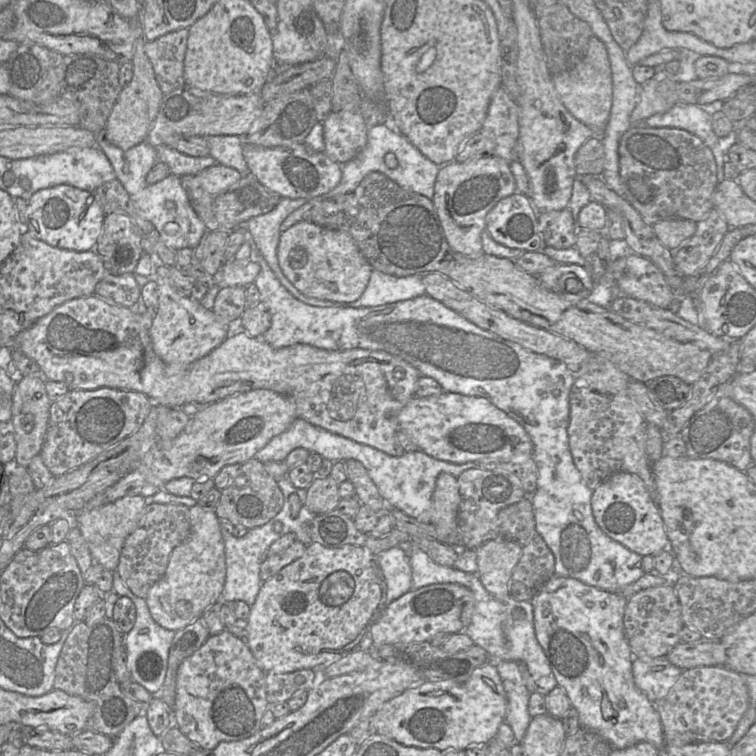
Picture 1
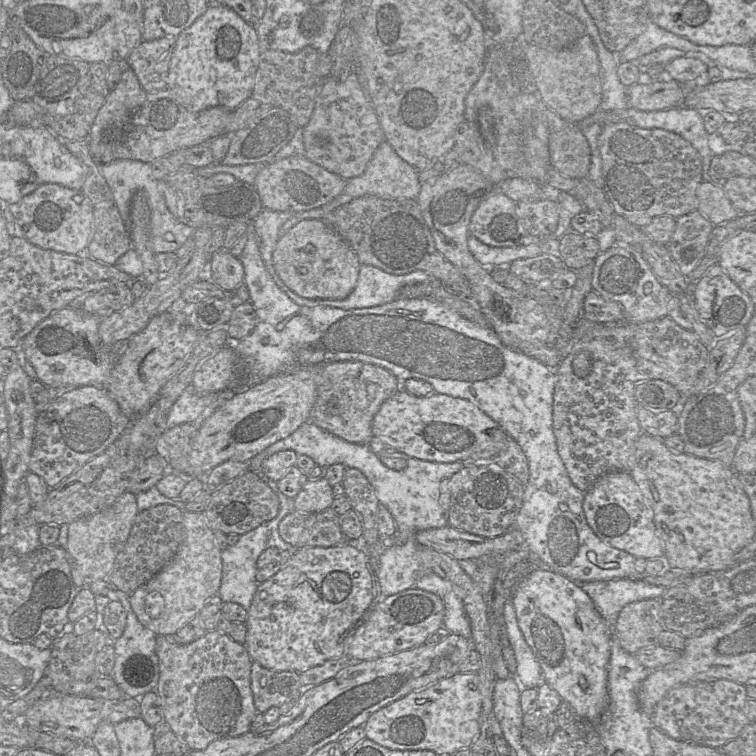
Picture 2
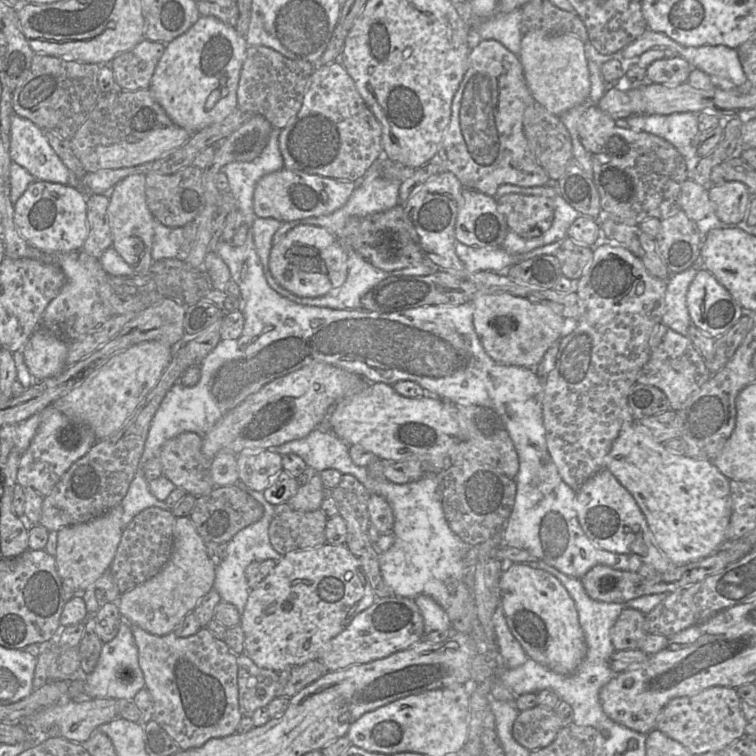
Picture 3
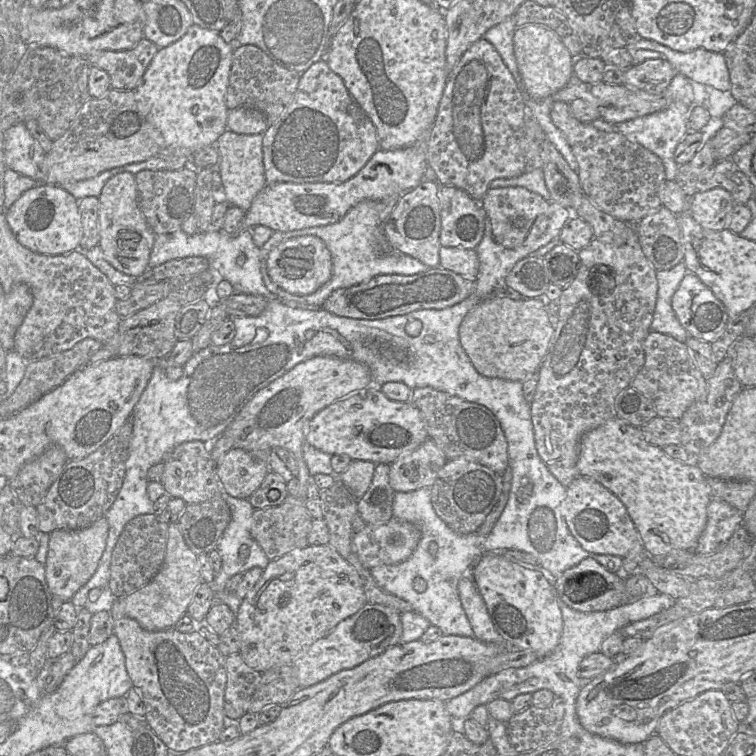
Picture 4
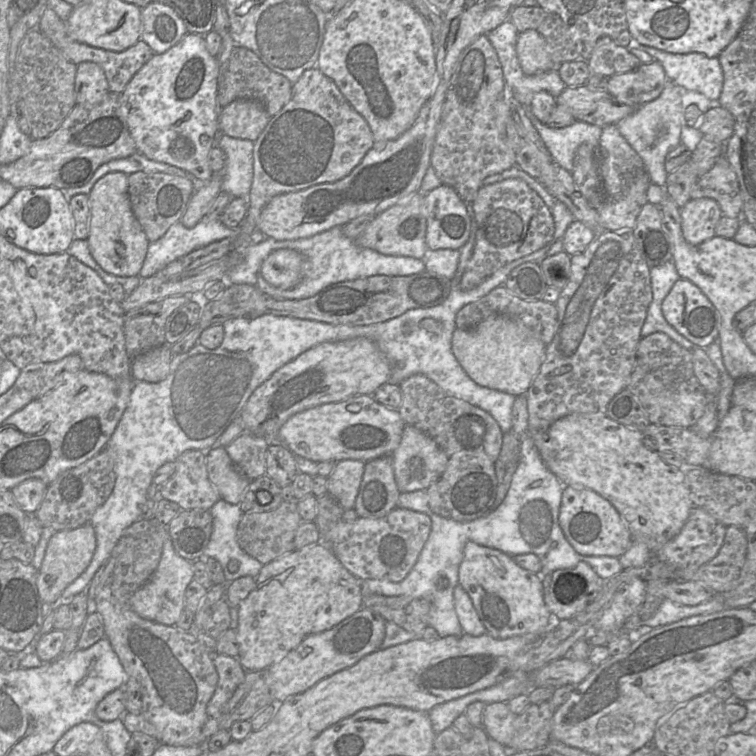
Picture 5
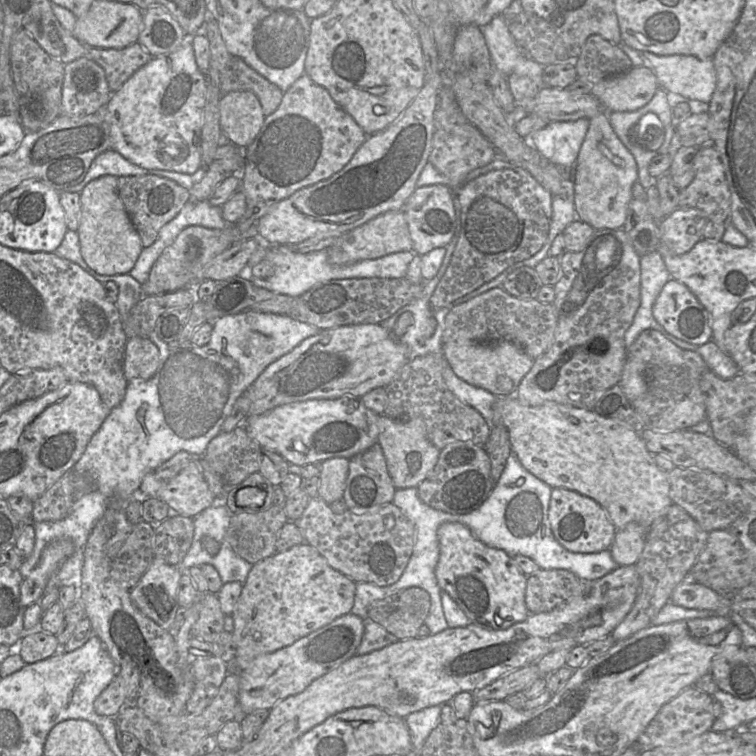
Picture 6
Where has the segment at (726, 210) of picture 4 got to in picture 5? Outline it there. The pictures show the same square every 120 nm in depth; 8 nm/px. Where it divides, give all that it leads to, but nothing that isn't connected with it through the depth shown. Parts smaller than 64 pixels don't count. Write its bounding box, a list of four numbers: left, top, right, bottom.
[680,198,722,245]

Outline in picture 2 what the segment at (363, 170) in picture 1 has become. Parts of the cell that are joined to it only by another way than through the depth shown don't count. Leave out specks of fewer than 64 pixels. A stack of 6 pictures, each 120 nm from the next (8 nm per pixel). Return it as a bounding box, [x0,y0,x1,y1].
[281,140,422,231]

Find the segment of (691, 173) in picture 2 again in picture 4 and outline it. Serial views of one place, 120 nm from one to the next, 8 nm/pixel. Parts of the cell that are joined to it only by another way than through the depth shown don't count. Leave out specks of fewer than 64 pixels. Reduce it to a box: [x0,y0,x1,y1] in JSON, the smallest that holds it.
[552,103,666,224]

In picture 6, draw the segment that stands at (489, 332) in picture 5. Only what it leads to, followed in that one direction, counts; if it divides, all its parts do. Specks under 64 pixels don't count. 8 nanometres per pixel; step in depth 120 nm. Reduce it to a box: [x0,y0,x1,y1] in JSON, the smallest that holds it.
[442,341,534,397]

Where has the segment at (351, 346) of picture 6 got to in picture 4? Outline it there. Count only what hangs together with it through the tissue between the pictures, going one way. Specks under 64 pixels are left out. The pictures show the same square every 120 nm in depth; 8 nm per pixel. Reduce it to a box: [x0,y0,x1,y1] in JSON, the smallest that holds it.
[223,356,373,500]

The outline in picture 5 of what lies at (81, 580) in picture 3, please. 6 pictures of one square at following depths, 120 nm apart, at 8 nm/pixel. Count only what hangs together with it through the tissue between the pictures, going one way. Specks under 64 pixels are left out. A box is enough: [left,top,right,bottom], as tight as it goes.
[37,523,96,603]

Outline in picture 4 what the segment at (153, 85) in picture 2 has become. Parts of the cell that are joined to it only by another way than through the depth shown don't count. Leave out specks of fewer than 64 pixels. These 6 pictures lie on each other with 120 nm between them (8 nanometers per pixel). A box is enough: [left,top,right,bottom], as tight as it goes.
[82,37,158,91]

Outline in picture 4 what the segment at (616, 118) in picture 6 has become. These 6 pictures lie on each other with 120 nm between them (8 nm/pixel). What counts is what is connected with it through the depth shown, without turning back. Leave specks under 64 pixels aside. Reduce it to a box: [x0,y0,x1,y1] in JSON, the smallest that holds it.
[617,74,700,181]

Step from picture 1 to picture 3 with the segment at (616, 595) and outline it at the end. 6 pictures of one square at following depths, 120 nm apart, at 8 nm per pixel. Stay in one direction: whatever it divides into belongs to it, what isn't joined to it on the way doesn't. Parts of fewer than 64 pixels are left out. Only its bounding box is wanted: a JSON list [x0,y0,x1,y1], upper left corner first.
[499,564,587,673]

